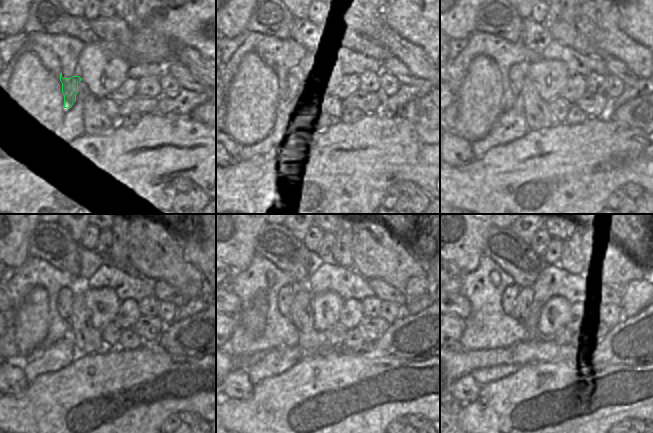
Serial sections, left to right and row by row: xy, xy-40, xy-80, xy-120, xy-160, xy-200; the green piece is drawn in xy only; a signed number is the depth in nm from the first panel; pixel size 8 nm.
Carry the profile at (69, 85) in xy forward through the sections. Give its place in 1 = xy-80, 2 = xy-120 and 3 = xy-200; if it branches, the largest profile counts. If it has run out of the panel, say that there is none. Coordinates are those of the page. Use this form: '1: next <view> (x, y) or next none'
1: next xy-80 (517, 74)
2: next xy-120 (65, 299)
3: next xy-200 (509, 296)

